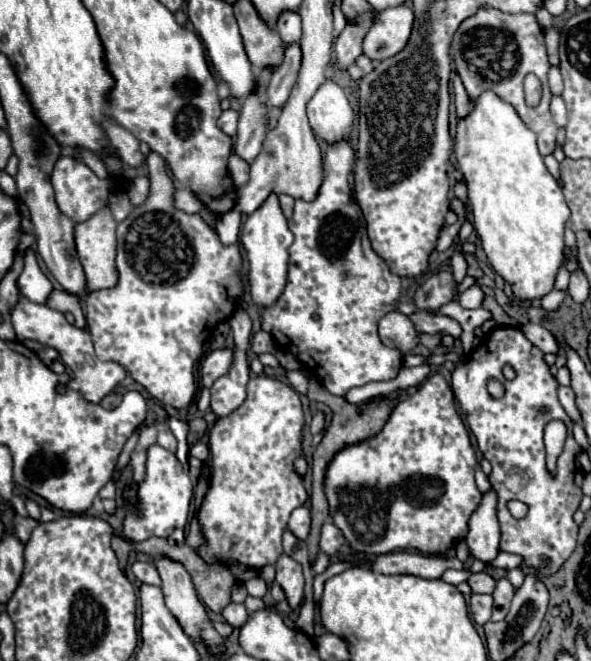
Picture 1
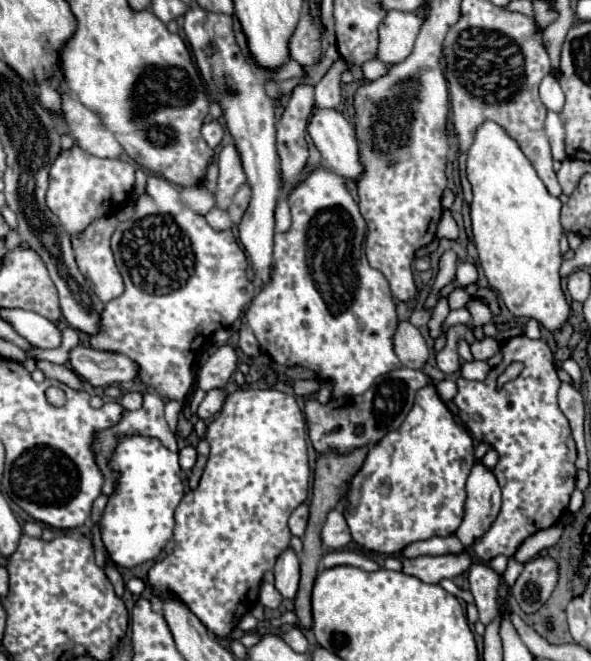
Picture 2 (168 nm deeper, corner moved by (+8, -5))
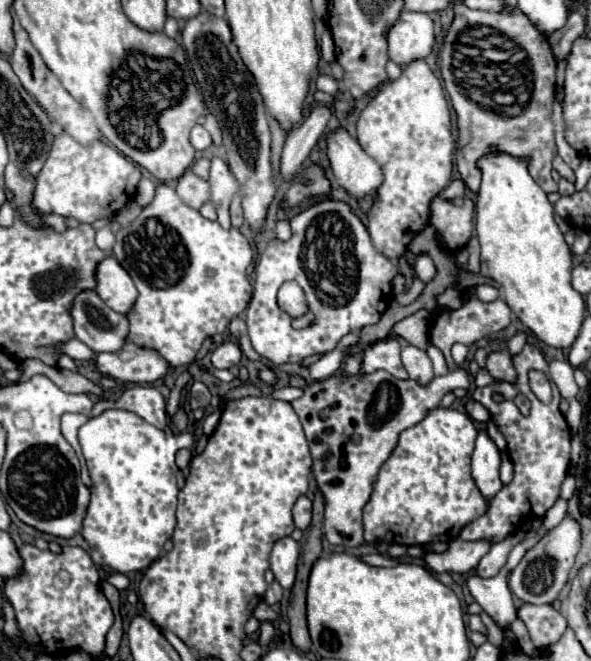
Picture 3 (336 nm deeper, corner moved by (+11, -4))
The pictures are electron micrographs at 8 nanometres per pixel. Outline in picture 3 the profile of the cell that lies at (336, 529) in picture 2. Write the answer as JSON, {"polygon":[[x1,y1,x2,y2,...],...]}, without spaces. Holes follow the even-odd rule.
{"polygon":[[462,368,444,376,434,376,426,386,416,380,400,380,384,370,376,370,368,376,352,376,342,380,340,374,312,382,306,386,304,396,292,402,294,412,304,428,310,452,312,470,318,488,326,500,324,512,324,536,334,546,356,548,362,538,362,508,372,492,372,480,380,470,380,464,390,456,396,446,398,434,424,418,424,412,438,408,446,392,456,388,468,388,470,378]]}

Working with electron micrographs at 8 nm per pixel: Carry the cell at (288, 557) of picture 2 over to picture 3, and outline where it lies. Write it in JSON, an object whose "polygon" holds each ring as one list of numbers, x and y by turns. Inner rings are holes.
{"polygon":[[290,536,278,540,270,554,270,568,274,572,276,582,284,590,290,590,294,586,296,562,298,562,298,542,294,542]]}

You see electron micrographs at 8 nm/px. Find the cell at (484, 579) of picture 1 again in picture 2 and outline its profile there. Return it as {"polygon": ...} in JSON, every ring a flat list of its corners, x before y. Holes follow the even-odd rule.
{"polygon":[[475,561,469,569,469,585,479,609,479,621,489,625,497,617,497,593,501,585,501,575,489,565]]}

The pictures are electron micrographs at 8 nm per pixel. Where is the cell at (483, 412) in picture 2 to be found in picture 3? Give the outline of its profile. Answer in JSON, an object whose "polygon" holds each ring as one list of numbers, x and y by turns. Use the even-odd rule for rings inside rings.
{"polygon":[[526,344,520,354,512,356,512,366,516,370,516,382,494,380,492,384,484,388,474,388,470,398,480,402,490,412,490,420,498,426,498,430,506,438,508,454,514,464,514,478,510,484,502,486,502,490,490,500,490,508,480,518,472,520,470,524,462,528,460,532,462,540,470,540,470,542,486,540,486,542,496,544,508,538,510,534,518,532,518,528,522,526,526,518,544,518,544,514,558,500,560,486,570,470,570,428,566,424,564,414,558,410,558,404,560,404,558,388,556,384,552,384,552,390,554,390,552,402,542,404,528,386,528,370,534,368,534,370,542,370,544,374,548,374,548,362,544,360,542,352,536,346],[494,392,504,394,506,400,502,404,496,404,492,400],[516,394,524,394,530,400,532,408,528,416,522,416,520,410,514,406,512,398]]}

